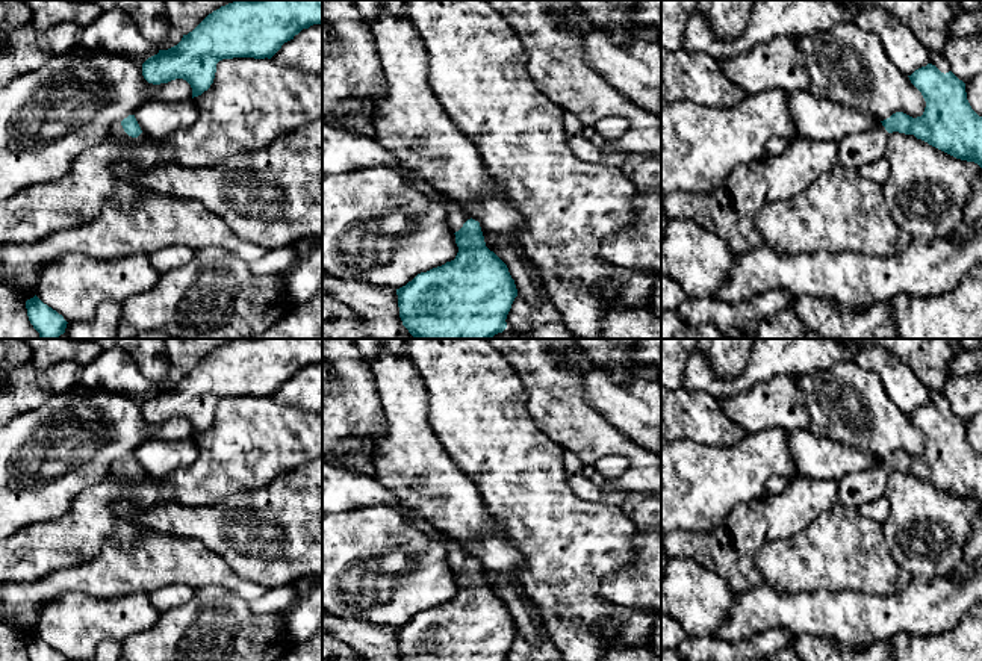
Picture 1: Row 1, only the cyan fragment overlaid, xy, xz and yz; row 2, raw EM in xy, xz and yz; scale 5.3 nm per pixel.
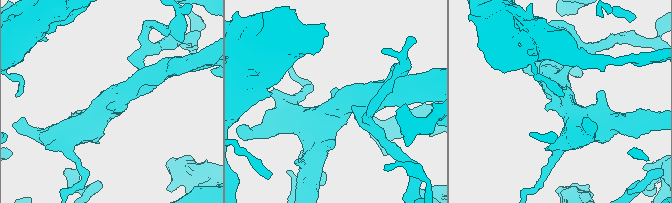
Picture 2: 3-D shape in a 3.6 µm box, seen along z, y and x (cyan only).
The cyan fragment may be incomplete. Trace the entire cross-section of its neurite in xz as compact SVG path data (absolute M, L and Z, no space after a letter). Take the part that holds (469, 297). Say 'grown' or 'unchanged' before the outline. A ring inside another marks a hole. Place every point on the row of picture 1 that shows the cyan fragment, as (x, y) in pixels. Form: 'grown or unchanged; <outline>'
grown; M322 121L322 175L368 165L395 168L424 195L443 203L458 247L454 260L421 272L396 289L399 318L409 333L415 339L492 339L502 333L517 289L507 265L486 247L480 222L457 201L434 189L422 175L402 166L396 156L384 150L375 138L340 132Z

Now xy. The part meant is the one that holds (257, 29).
unchanged; M236 0L209 14L177 45L148 57L142 64L142 76L153 85L183 79L191 85L194 98L210 88L219 61L271 59L284 42L313 24L322 24L322 0Z

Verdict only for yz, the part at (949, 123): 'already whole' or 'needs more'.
needs more

